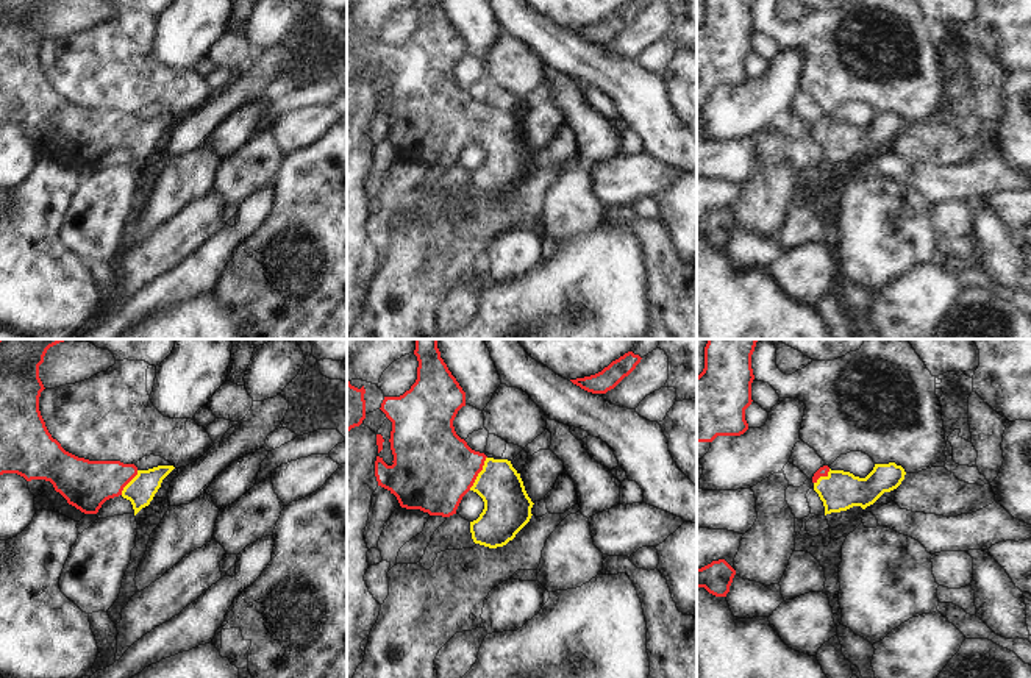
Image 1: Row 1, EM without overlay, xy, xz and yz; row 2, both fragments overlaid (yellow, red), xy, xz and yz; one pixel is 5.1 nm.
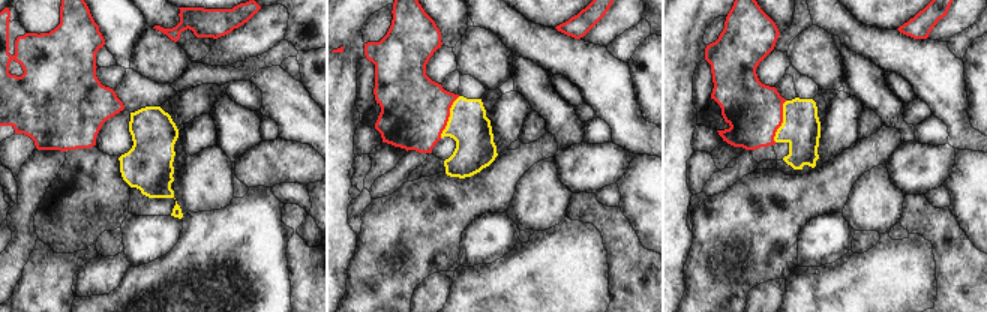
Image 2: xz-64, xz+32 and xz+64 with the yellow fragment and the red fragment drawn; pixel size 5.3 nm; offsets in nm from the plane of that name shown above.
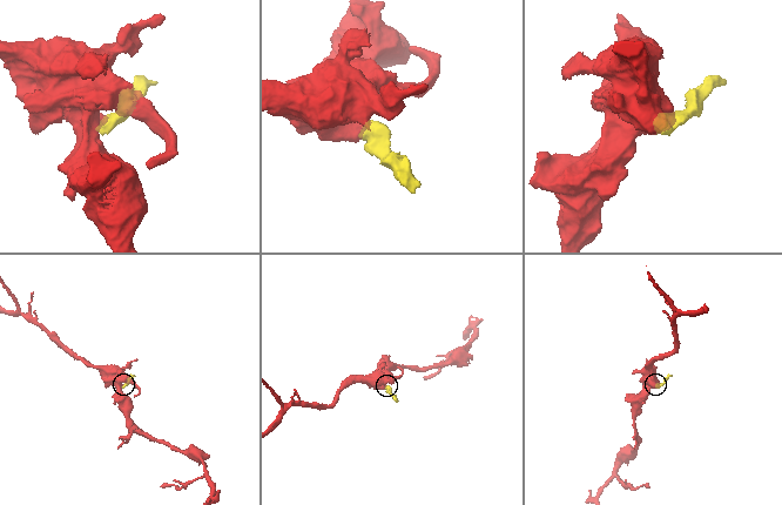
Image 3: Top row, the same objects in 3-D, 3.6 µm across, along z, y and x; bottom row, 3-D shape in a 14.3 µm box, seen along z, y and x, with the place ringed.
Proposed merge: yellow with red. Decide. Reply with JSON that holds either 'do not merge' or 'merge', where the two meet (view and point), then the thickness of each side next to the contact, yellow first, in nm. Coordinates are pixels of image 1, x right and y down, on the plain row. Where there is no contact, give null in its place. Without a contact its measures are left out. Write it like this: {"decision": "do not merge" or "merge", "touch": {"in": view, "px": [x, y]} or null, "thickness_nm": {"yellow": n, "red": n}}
{"decision": "merge", "touch": {"in": "xz", "px": [478, 124]}, "thickness_nm": {"yellow": 240, "red": 420}}

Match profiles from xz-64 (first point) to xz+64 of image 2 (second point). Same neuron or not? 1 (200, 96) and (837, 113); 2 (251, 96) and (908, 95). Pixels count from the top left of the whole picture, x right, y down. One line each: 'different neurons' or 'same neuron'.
1: same neuron
2: same neuron

